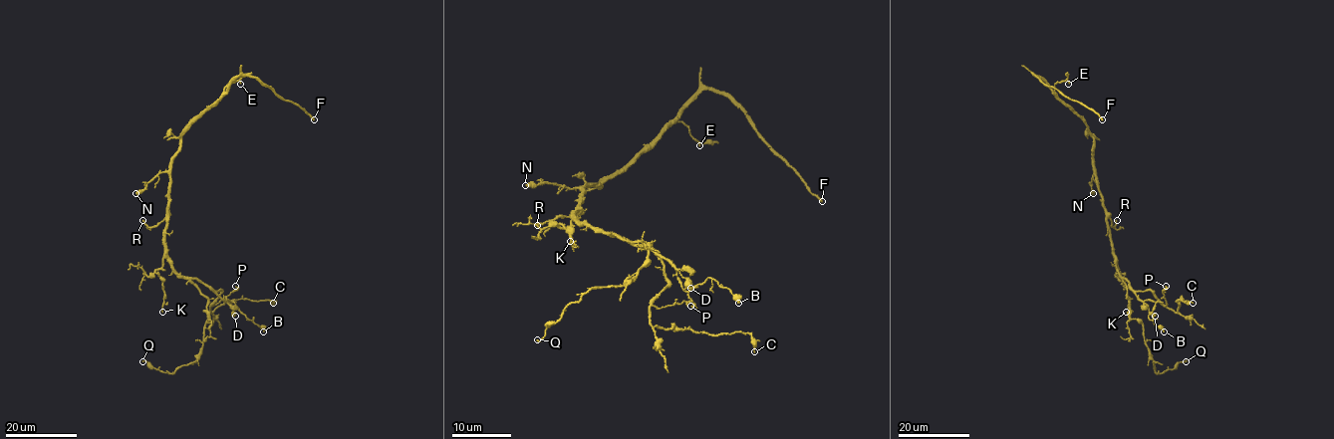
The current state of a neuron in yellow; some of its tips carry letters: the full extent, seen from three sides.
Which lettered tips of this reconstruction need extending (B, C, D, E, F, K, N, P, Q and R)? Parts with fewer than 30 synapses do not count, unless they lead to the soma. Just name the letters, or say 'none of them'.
F, N

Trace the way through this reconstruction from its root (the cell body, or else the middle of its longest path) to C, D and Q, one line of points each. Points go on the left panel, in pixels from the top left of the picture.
C: (168, 196), (165, 255), (180, 275), (195, 278), (213, 291), (221, 290), (210, 312), (234, 299), (273, 303)
D: (168, 196), (164, 248), (170, 265), (180, 275), (195, 278), (209, 286), (230, 306), (235, 316)
Q: (168, 196), (165, 255), (170, 265), (207, 299), (209, 321), (195, 361), (172, 373), (142, 361)

